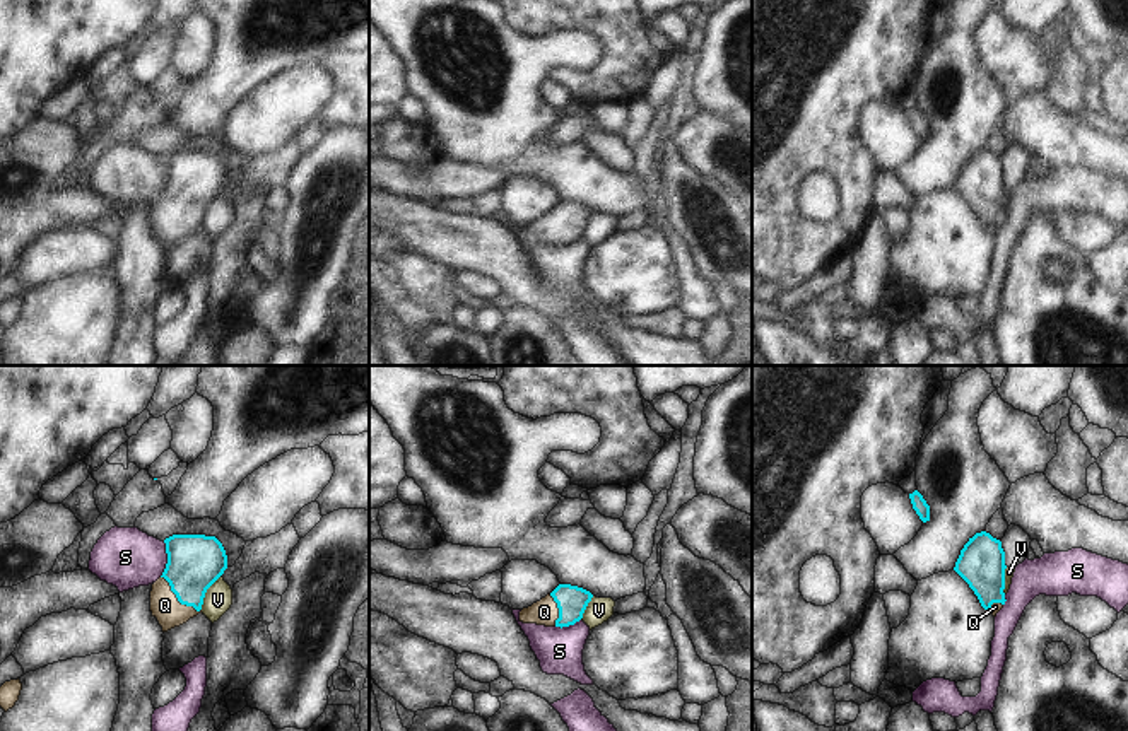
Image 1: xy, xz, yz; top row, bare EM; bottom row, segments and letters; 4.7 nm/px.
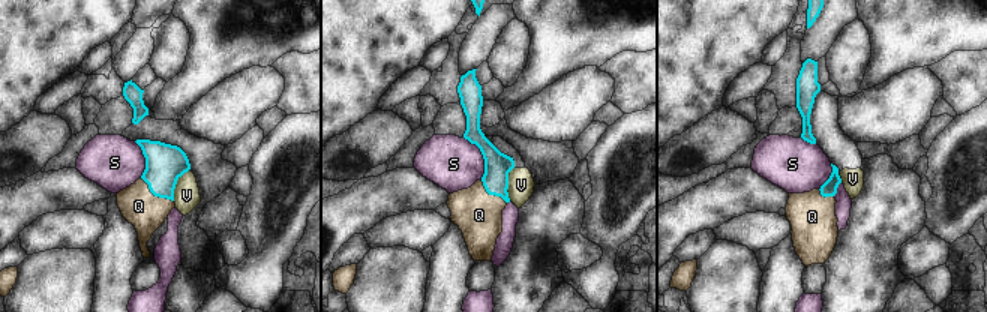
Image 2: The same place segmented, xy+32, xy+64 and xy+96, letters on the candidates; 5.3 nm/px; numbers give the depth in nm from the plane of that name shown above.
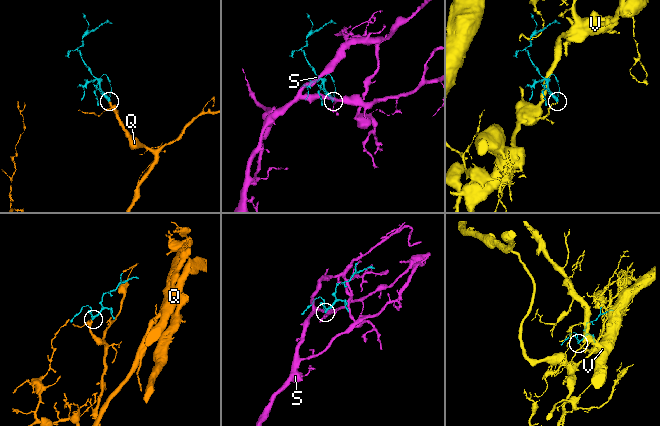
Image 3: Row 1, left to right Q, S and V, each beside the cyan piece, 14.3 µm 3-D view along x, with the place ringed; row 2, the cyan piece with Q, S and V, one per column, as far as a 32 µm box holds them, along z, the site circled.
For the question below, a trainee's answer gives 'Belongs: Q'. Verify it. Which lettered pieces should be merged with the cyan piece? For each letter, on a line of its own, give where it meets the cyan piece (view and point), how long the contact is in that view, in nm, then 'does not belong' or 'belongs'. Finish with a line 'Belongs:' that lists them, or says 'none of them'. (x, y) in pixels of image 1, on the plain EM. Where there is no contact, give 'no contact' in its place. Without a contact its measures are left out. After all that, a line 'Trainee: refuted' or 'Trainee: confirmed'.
Q: meets cyan in xy at (178, 217); contact 260 nm long; belongs
S: meets cyan in xy at (168, 176); contact 170 nm long; does not belong
V: meets cyan in xy at (205, 209); contact 190 nm long; does not belong
Belongs: Q
Trainee: confirmed

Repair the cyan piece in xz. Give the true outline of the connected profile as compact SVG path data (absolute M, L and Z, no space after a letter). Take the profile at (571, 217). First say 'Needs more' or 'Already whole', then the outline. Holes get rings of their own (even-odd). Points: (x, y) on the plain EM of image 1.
Needs more. M559 202L550 212L520 229L520 239L569 244L583 236L593 212L583 205Z

